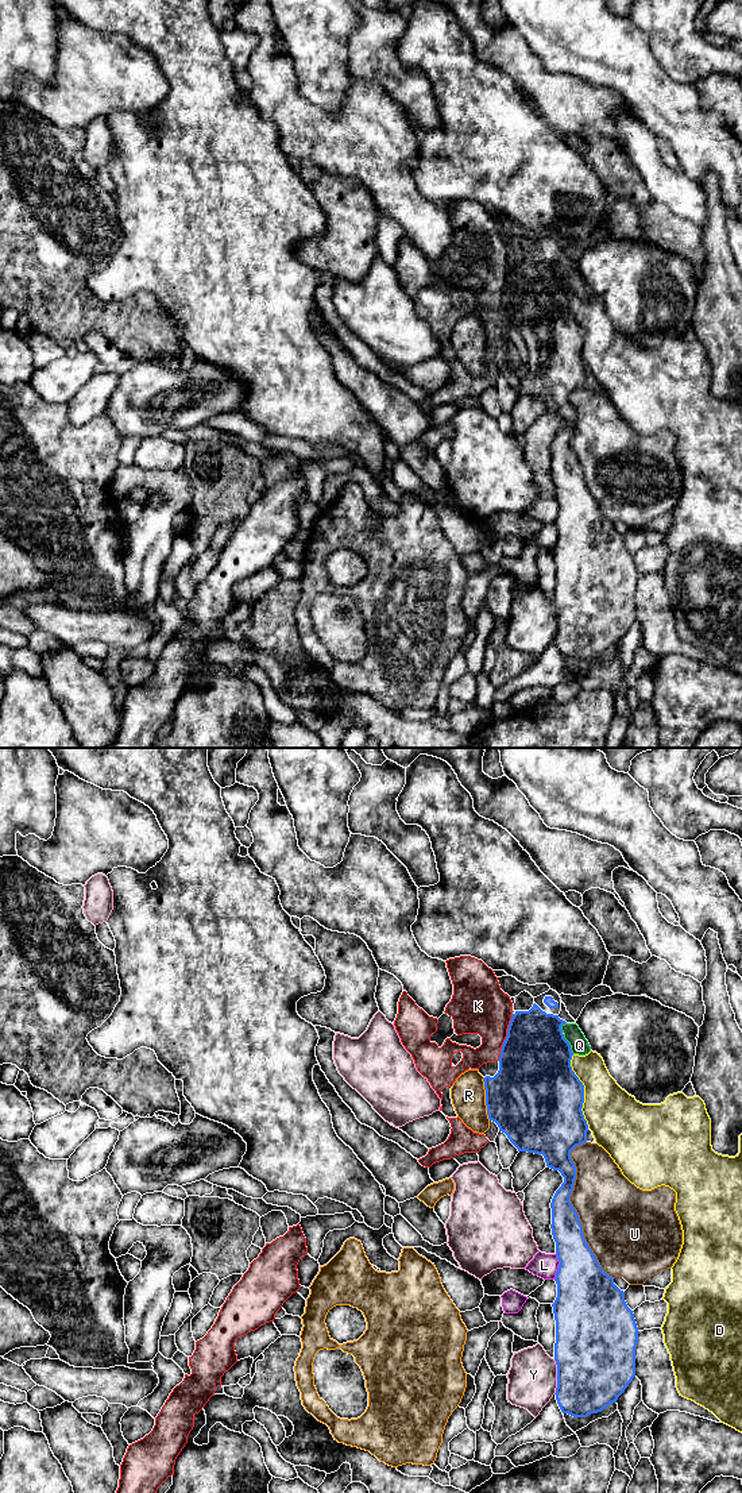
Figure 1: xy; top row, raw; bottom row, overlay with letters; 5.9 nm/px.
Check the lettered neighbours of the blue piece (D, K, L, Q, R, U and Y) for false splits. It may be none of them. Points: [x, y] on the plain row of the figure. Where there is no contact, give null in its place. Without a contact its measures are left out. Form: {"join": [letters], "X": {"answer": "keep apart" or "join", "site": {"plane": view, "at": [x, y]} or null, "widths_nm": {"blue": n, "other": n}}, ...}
{"join": ["Q"], "D": {"answer": "keep apart", "site": {"plane": "xy", "at": [583, 335]}, "widths_nm": {"blue": 480, "other": 320}}, "K": {"answer": "keep apart", "site": {"plane": "xy", "at": [506, 281]}, "widths_nm": {"blue": 440, "other": 340}}, "L": {"answer": "keep apart", "site": {"plane": "xy", "at": [559, 510]}, "widths_nm": {"blue": 360, "other": 140}}, "Q": {"answer": "join", "site": {"plane": "xy", "at": [568, 288]}, "widths_nm": {"blue": 440, "other": 110}}, "R": {"answer": "keep apart", "site": {"plane": "xy", "at": [486, 343]}, "widths_nm": {"blue": 480, "other": 200}}, "U": {"answer": "keep apart", "site": {"plane": "xy", "at": [574, 452]}, "widths_nm": {"blue": 200, "other": 420}}, "Y": {"answer": "keep apart", "site": {"plane": "xy", "at": [557, 621]}, "widths_nm": {"blue": 460, "other": 280}}}

